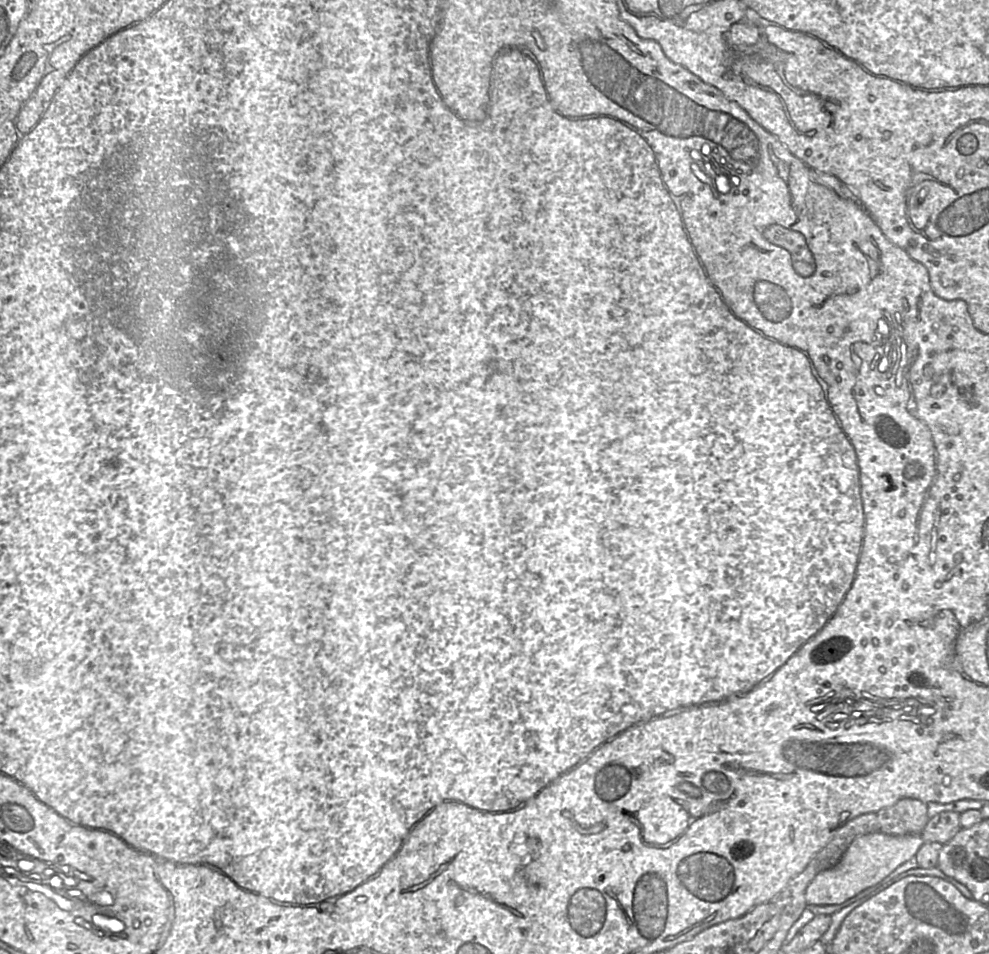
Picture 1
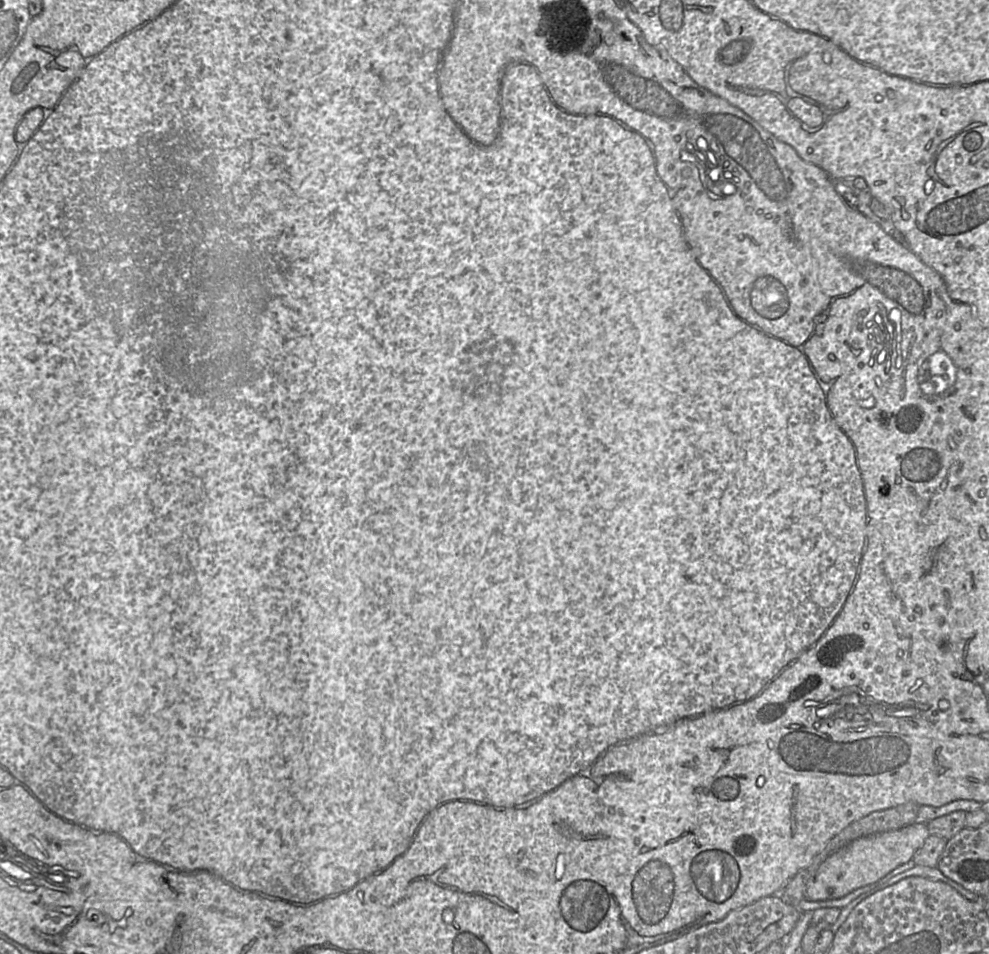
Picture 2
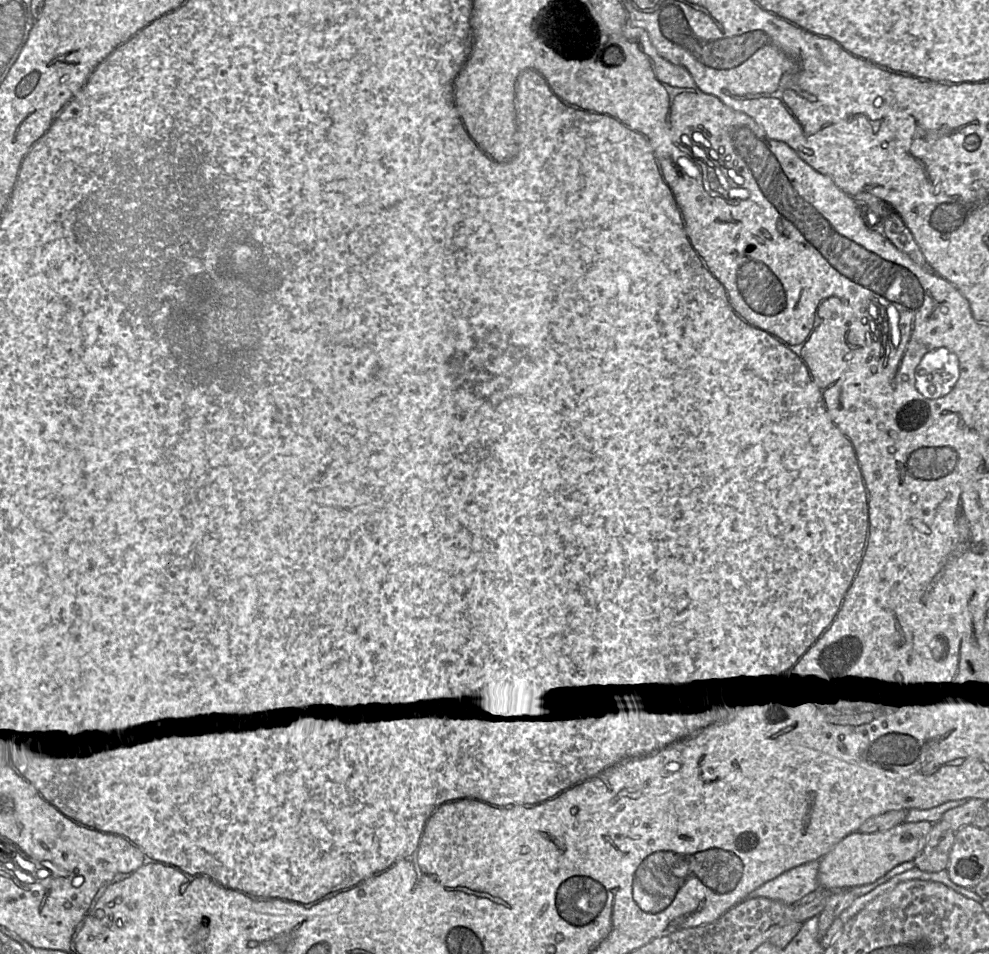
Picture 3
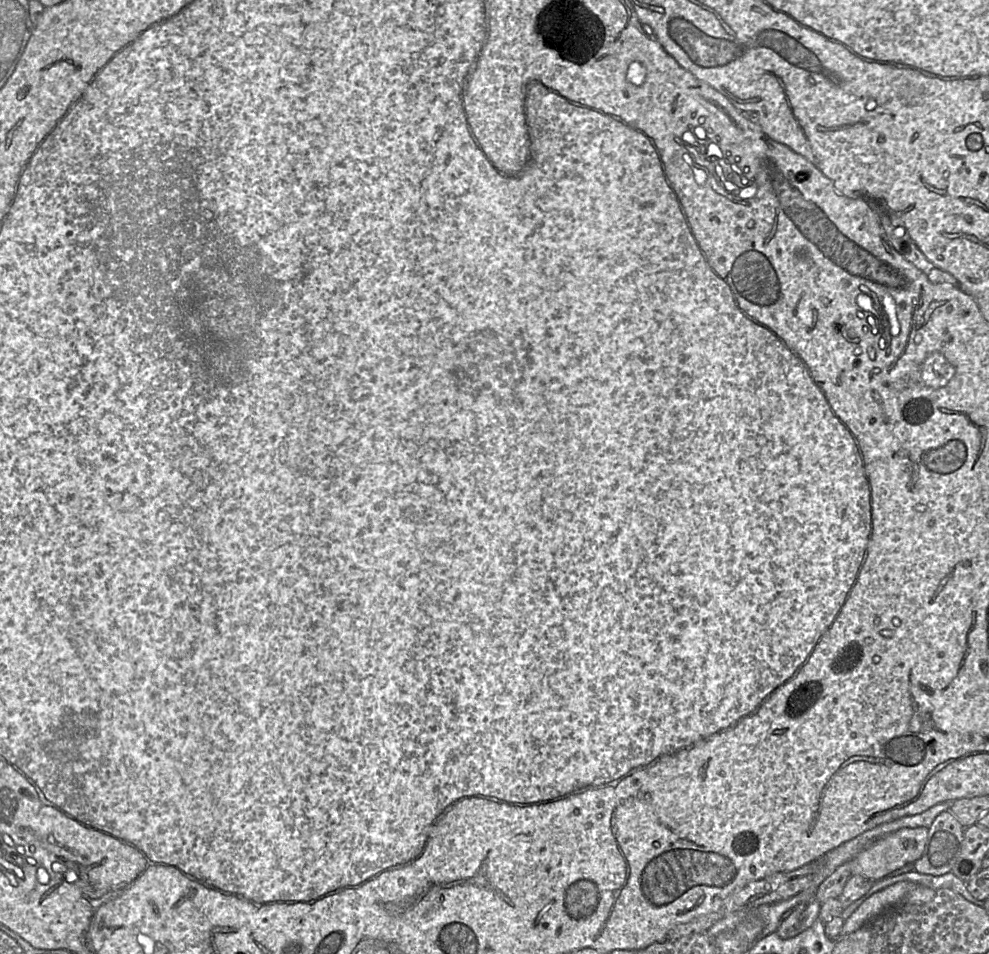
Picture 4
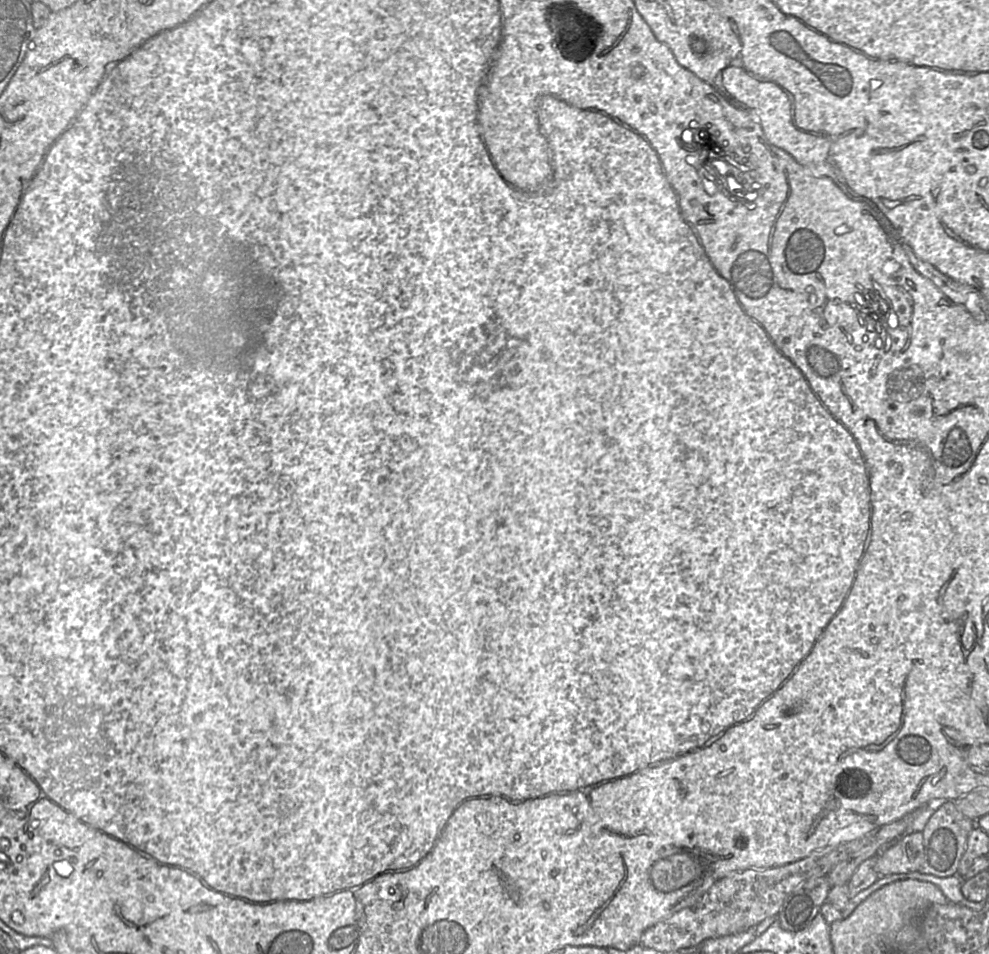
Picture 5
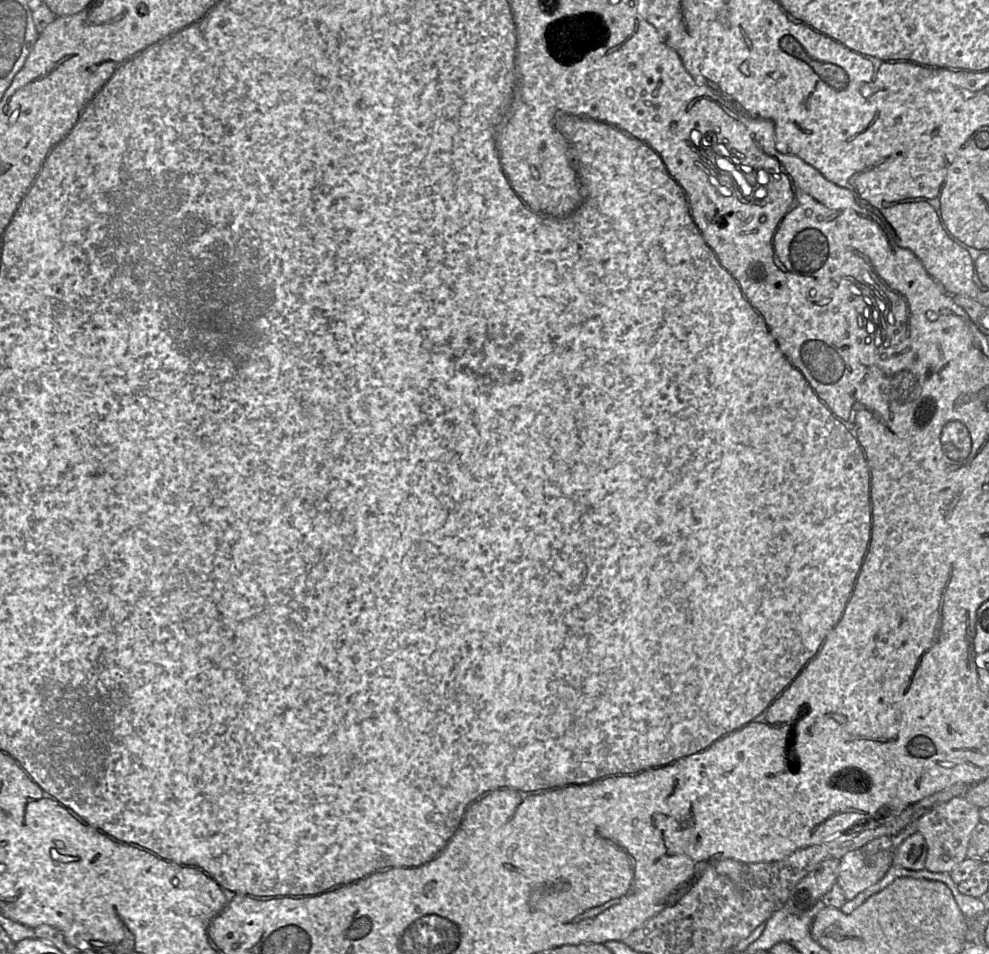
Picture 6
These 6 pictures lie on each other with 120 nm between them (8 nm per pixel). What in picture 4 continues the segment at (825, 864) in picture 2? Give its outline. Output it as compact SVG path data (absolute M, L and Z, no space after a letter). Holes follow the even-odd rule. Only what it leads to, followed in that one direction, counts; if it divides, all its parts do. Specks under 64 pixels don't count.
M925 827L901 828L878 839L850 860L851 875L878 881L914 863L924 851L928 836Z

